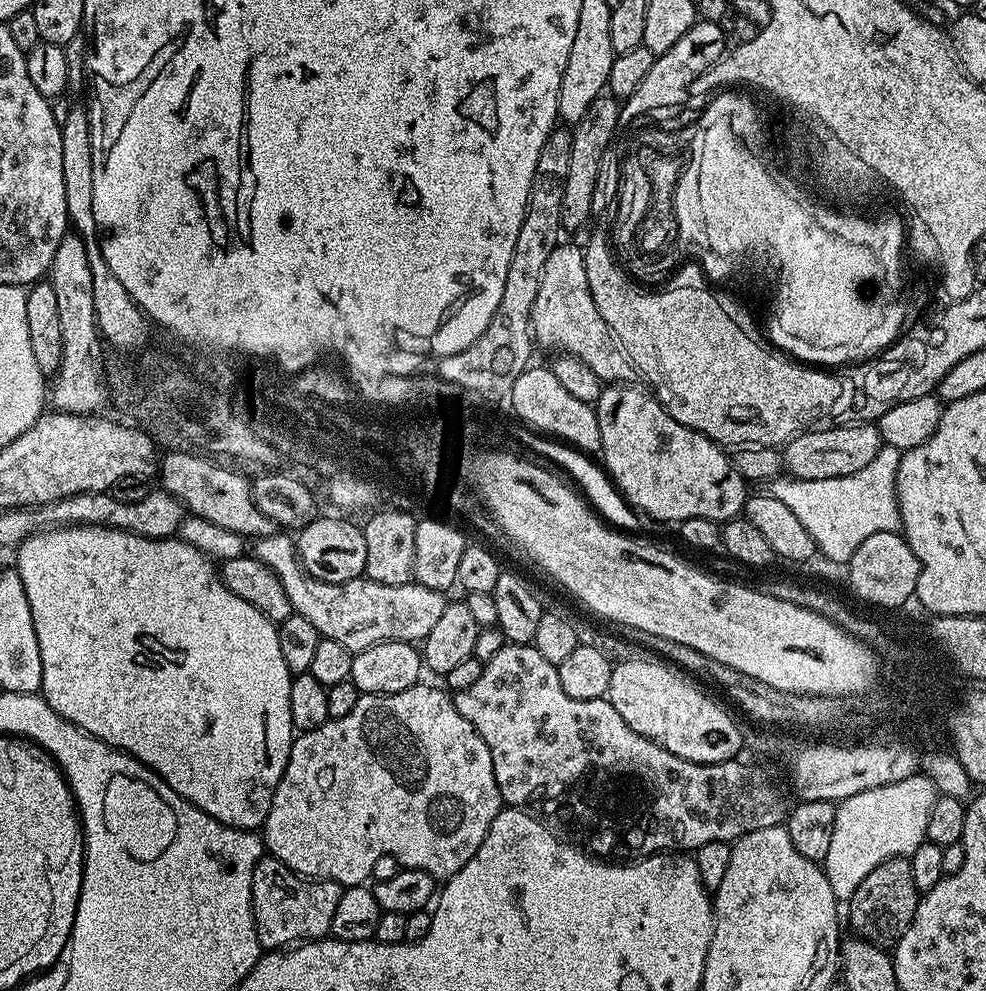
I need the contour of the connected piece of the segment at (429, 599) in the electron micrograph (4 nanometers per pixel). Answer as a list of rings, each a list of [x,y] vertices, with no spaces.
[[[280,530],[273,532],[271,536],[259,537],[255,544],[254,555],[256,559],[266,566],[270,566],[270,570],[274,570],[278,582],[282,582],[282,590],[286,590],[286,598],[290,598],[293,613],[307,618],[314,625],[314,630],[320,632],[323,639],[338,642],[354,654],[387,640],[422,642],[430,634],[430,629],[439,621],[450,602],[449,597],[444,592],[427,588],[415,582],[399,584],[398,586],[386,586],[382,582],[374,582],[367,578],[342,582],[341,584],[322,582],[310,575],[300,565],[300,557],[296,554],[295,539]]]

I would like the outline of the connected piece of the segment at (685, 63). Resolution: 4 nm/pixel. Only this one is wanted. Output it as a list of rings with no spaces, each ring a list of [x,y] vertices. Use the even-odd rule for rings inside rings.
[[[697,19],[696,24],[690,26],[690,30],[686,30],[686,34],[682,34],[678,42],[674,42],[674,46],[670,46],[670,50],[659,53],[654,66],[650,66],[646,78],[642,78],[638,90],[634,90],[634,94],[630,94],[621,103],[621,121],[636,120],[639,116],[654,111],[655,108],[676,108],[687,96],[690,96],[694,81],[711,70],[720,61],[720,57],[725,55],[726,47],[724,48],[722,28],[714,21]]]

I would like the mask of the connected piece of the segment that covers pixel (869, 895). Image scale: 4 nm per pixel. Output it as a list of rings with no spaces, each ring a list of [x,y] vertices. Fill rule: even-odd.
[[[897,858],[874,866],[874,870],[870,870],[866,878],[862,878],[858,890],[854,890],[851,900],[846,904],[848,920],[856,931],[853,933],[859,939],[867,940],[869,944],[895,945],[902,938],[902,934],[906,934],[906,926],[910,926],[914,918],[914,910],[920,898],[921,893],[914,882],[911,859]]]

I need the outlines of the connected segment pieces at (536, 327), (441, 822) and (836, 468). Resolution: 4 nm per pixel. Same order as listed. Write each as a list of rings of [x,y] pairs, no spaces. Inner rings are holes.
[[[561,242],[546,258],[546,270],[538,286],[538,298],[534,298],[532,311],[532,335],[535,343],[544,348],[553,348],[556,354],[582,358],[602,382],[632,382],[637,379],[636,367],[623,346],[616,341],[610,326],[598,314],[594,298],[590,294],[590,282],[586,282],[584,249],[578,243]]]
[[[418,682],[398,694],[362,694],[350,714],[337,720],[329,719],[322,726],[318,726],[318,730],[299,733],[293,739],[286,770],[274,790],[272,805],[262,825],[262,839],[267,855],[280,860],[299,876],[309,880],[332,880],[341,886],[363,885],[371,877],[374,862],[378,862],[378,858],[383,856],[394,857],[405,868],[422,870],[437,882],[447,882],[454,874],[458,874],[458,870],[462,870],[462,866],[466,866],[466,862],[470,862],[470,858],[474,858],[478,846],[482,846],[482,838],[486,838],[502,807],[498,782],[494,778],[494,762],[478,730],[474,730],[474,726],[470,726],[470,722],[466,722],[466,718],[458,714],[455,699],[443,687],[435,688],[432,684],[424,683]]]
[[[847,423],[841,428],[820,426],[793,436],[782,448],[783,471],[798,480],[842,478],[846,474],[858,474],[858,470],[874,462],[874,454],[878,454],[882,441],[875,423]]]

